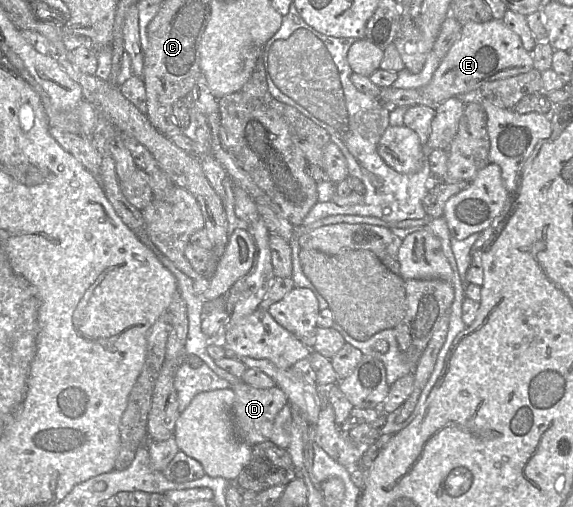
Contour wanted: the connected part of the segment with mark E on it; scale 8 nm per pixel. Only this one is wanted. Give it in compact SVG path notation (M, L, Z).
M493 18L484 23L467 22L462 26L460 37L442 59L427 85L416 89L382 88L379 99L385 105L394 107L424 105L437 108L451 97L478 90L487 82L526 73L532 68L532 53L523 47L519 35L509 29L502 20Z

